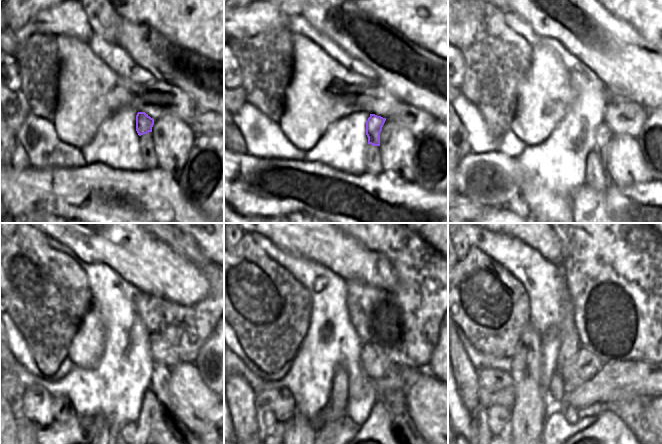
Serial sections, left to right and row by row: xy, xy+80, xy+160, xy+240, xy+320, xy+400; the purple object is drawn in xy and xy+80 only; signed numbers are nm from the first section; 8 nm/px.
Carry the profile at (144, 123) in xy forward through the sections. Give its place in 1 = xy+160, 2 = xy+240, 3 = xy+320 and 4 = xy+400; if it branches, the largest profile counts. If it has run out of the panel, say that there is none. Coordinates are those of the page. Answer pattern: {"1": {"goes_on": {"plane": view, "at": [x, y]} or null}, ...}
{"1": {"goes_on": {"plane": "xy+160", "at": [604, 137]}}, "2": {"goes_on": {"plane": "xy+240", "at": [160, 383]}}, "3": {"goes_on": {"plane": "xy+320", "at": [394, 401]}}, "4": {"goes_on": {"plane": "xy+400", "at": [615, 408]}}}

